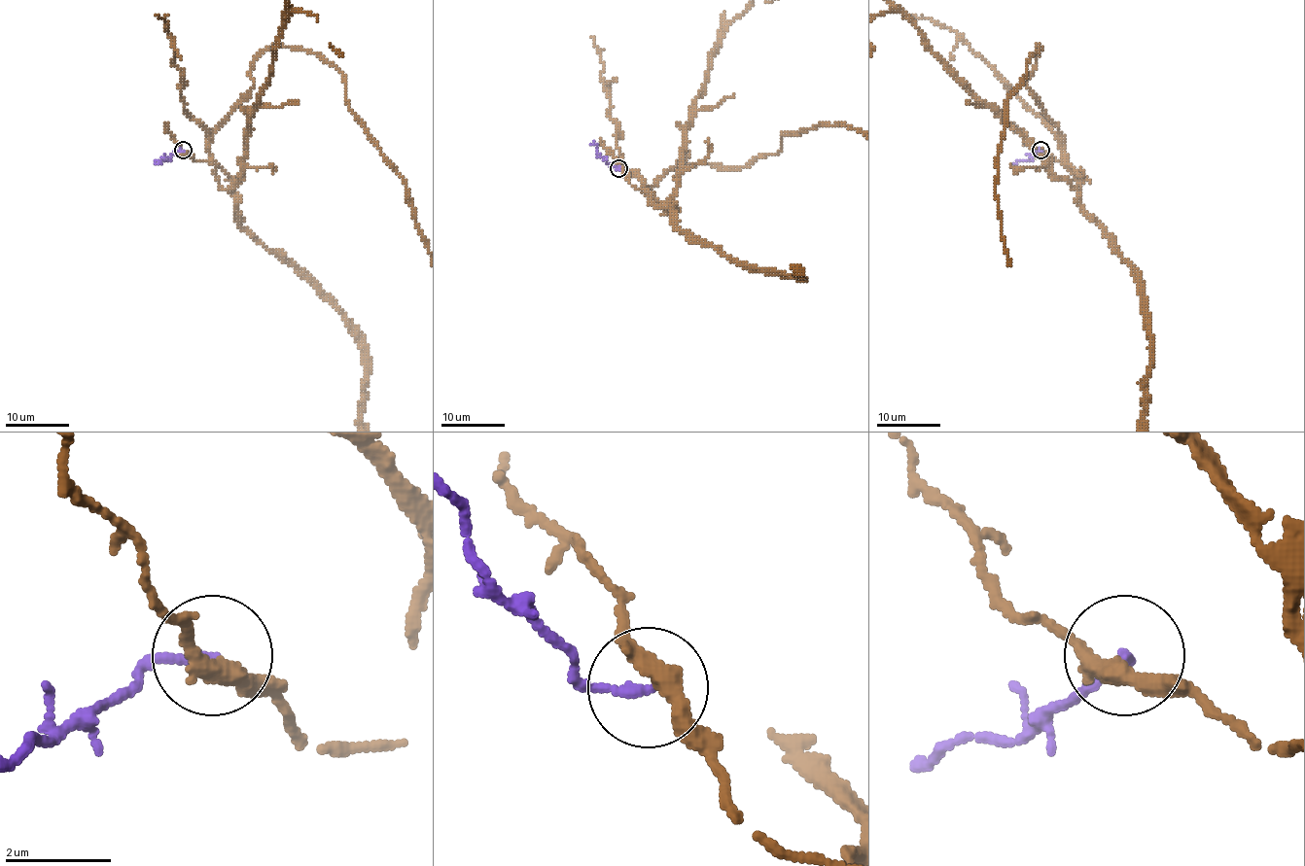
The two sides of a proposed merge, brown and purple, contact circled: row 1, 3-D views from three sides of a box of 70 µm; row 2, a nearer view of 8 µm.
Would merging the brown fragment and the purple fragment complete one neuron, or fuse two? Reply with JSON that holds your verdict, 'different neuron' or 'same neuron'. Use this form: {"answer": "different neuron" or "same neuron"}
{"answer": "different neuron"}

